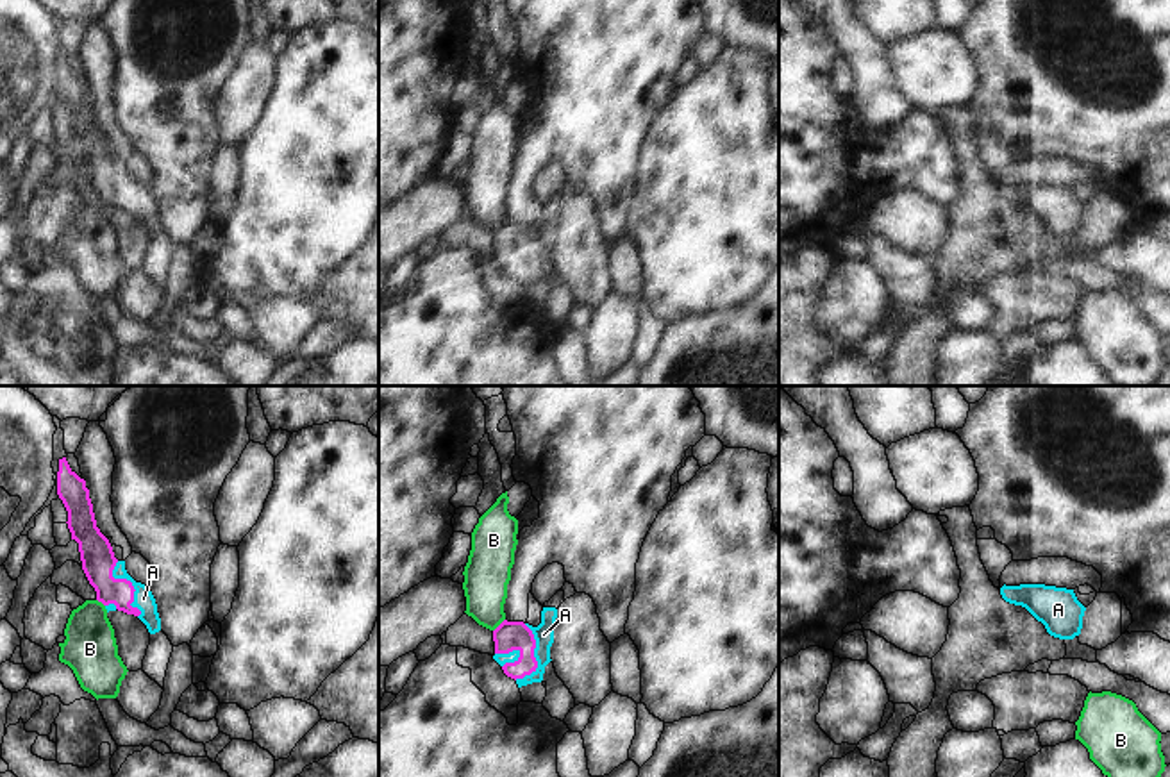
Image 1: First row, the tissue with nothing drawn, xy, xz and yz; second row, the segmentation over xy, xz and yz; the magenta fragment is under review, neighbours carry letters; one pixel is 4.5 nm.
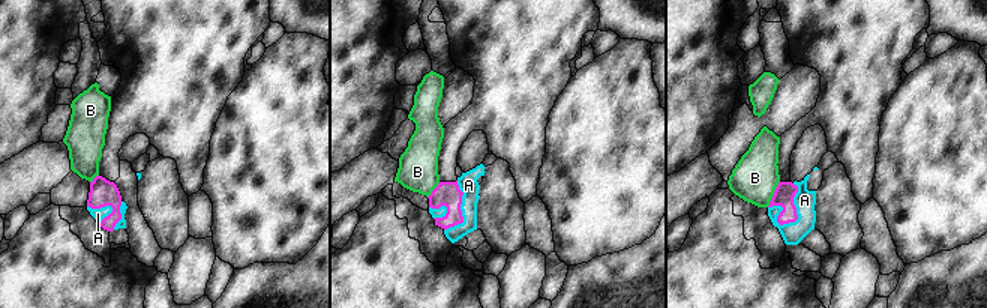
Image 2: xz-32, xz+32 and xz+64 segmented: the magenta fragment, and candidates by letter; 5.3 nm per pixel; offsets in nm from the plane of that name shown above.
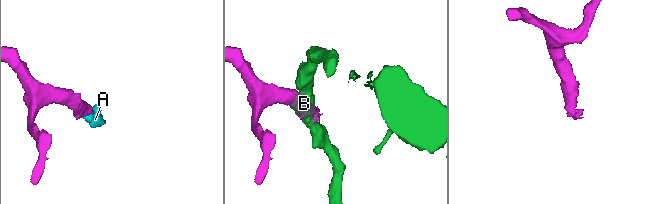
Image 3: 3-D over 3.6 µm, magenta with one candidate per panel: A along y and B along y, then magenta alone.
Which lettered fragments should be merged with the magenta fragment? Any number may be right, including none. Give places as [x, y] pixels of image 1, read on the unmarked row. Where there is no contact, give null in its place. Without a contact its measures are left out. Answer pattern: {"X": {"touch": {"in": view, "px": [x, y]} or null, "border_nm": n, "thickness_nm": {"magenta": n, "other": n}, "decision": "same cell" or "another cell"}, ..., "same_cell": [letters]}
{"A": {"touch": {"in": "xy", "px": [131, 184]}, "border_nm": 280, "thickness_nm": {"magenta": 150, "other": 90}, "decision": "same cell"}, "B": {"touch": {"in": "xz", "px": [499, 225]}, "border_nm": 80, "thickness_nm": {"magenta": 140, "other": 200}, "decision": "another cell"}, "same_cell": ["A"]}

